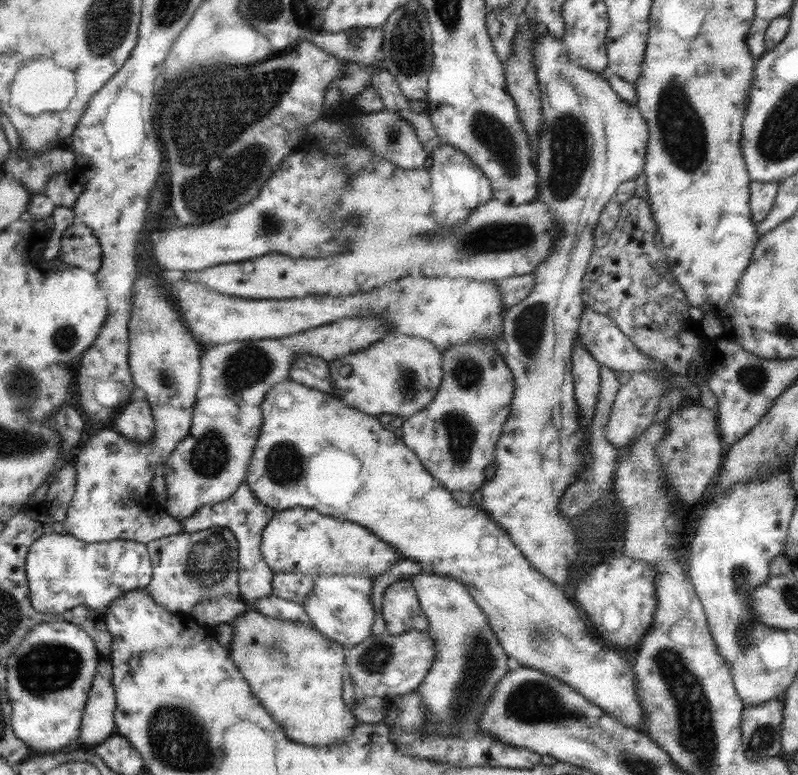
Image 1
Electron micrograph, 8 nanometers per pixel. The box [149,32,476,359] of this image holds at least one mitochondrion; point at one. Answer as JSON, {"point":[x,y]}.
{"point":[252,160]}

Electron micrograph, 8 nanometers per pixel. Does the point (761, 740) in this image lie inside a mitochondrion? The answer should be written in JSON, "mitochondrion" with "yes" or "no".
{"mitochondrion":"yes"}

